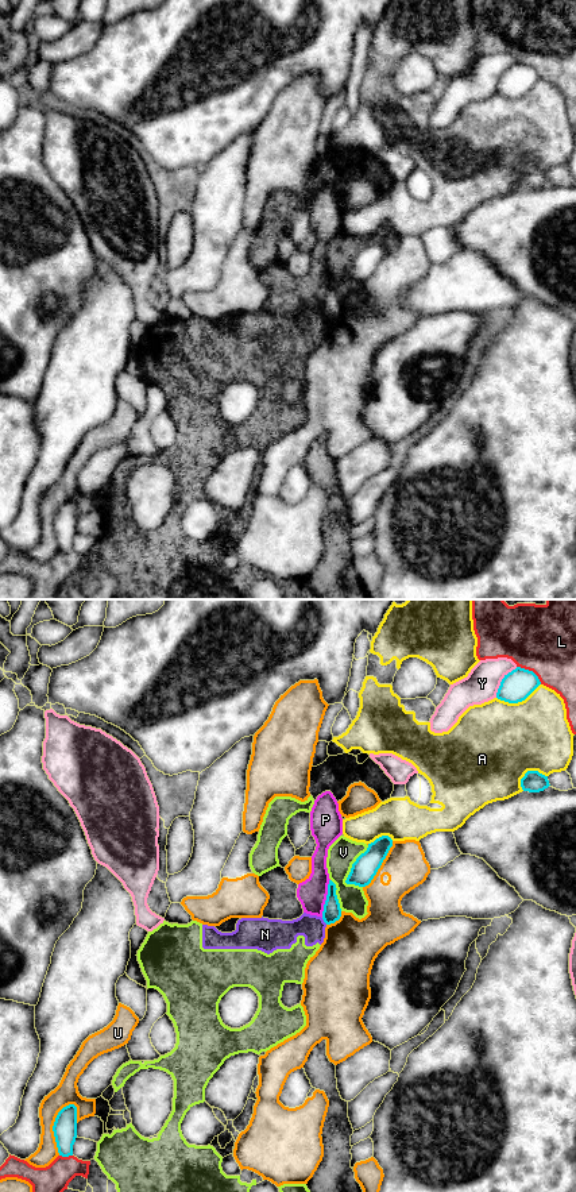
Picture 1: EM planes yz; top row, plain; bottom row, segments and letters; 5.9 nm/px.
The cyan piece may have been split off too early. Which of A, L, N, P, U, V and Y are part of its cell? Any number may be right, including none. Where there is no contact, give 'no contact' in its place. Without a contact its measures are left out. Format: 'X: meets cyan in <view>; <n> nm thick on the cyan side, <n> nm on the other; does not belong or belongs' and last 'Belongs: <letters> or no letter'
A: meets cyan in yz; 180 nm thick on the cyan side, 460 nm on the other; does not belong
L: meets cyan in yz; 180 nm thick on the cyan side, 400 nm on the other; does not belong
N: meets cyan in yz; 110 nm thick on the cyan side, 150 nm on the other; does not belong
P: meets cyan in yz; 110 nm thick on the cyan side, 170 nm on the other; does not belong
U: meets cyan in yz; 140 nm thick on the cyan side, 140 nm on the other; does not belong
V: meets cyan in yz; 150 nm thick on the cyan side, 170 nm on the other; does not belong
Y: meets cyan in yz; 180 nm thick on the cyan side, 200 nm on the other; does not belong
Belongs: no letter

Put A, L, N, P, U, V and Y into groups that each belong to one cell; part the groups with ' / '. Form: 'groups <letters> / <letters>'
groups A U / L / N V / P / Y

